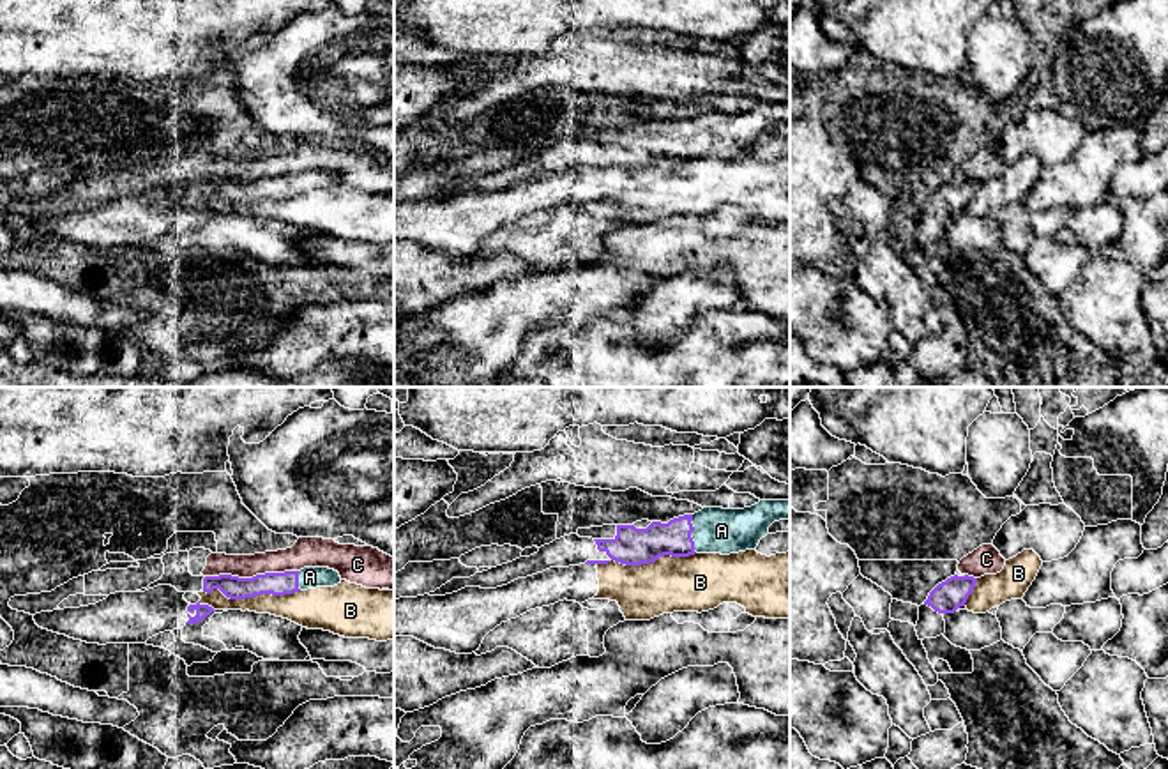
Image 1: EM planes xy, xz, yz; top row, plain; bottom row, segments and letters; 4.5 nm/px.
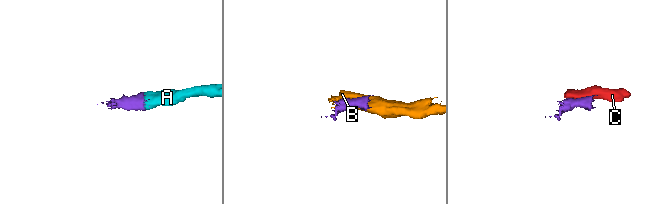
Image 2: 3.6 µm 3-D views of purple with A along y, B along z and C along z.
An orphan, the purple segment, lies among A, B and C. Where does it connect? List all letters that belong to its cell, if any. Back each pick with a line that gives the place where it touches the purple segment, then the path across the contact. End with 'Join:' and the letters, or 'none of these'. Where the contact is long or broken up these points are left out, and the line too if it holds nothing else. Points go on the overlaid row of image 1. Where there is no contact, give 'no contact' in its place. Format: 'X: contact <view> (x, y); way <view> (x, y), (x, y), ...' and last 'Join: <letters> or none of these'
A: contact xz (690, 534); way xz (637, 547), (690, 534), (721, 531)
Join: A

